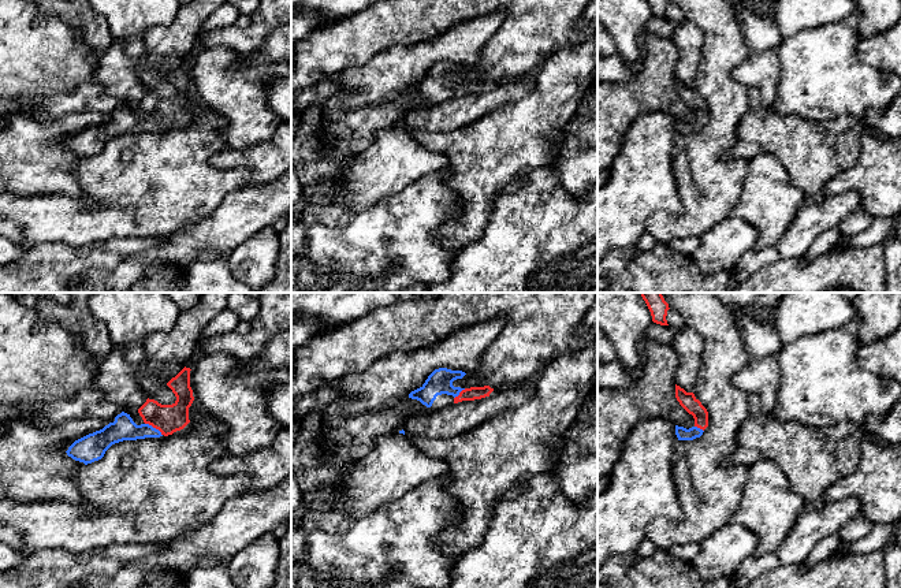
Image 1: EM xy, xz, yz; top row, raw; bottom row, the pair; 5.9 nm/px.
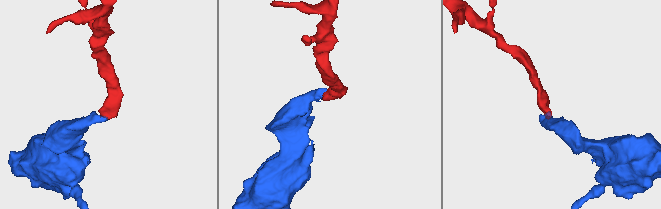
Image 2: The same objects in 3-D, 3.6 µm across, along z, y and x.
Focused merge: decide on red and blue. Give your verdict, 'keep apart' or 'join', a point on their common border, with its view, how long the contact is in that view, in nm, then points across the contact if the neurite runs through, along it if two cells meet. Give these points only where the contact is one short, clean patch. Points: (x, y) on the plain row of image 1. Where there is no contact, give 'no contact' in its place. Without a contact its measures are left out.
join; contact xy (155, 121); length 130 nm; way xy (168, 112), (162, 114), (155, 121), (123, 122)

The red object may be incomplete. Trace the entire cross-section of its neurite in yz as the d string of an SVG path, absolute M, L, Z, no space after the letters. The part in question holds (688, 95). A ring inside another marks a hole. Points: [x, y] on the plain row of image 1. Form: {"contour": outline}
{"contour": "M675 78L675 92L680 98L693 109L695 119L689 123L675 119L675 129L678 134L693 134L700 131L704 123L708 120L708 105L693 86L686 86L684 82Z"}

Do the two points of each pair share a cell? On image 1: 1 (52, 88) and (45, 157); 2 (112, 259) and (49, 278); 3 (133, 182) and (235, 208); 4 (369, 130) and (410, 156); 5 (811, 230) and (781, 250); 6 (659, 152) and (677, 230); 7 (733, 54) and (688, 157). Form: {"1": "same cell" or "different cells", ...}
{"1": "different cells", "2": "same cell", "3": "different cells", "4": "different cells", "5": "same cell", "6": "different cells", "7": "same cell"}

